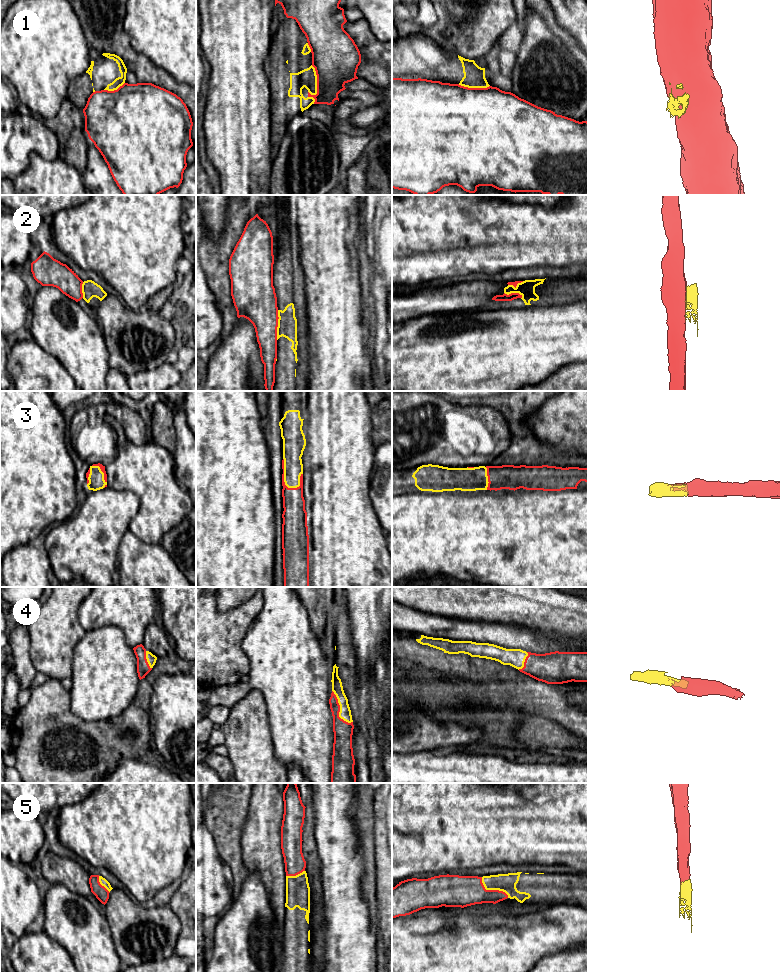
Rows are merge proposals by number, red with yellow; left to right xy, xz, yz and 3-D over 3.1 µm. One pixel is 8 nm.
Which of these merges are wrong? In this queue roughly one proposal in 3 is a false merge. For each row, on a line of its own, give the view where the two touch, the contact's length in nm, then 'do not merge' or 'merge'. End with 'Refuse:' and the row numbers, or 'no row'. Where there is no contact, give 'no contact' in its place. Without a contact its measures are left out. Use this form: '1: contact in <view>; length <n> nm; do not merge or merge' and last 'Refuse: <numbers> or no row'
1: contact in xz; length 320 nm; do not merge
2: contact in xz; length 240 nm; do not merge
3: contact in xz; length 260 nm; merge
4: contact in xz; length 300 nm; merge
5: contact in yz; length 280 nm; merge
Refuse: 1, 2

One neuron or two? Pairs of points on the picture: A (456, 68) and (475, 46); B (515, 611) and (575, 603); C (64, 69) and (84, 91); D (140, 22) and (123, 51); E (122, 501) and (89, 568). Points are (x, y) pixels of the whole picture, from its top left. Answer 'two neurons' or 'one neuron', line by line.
A: two neurons
B: one neuron
C: two neurons
D: two neurons
E: one neuron

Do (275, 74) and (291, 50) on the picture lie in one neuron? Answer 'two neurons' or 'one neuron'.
one neuron

